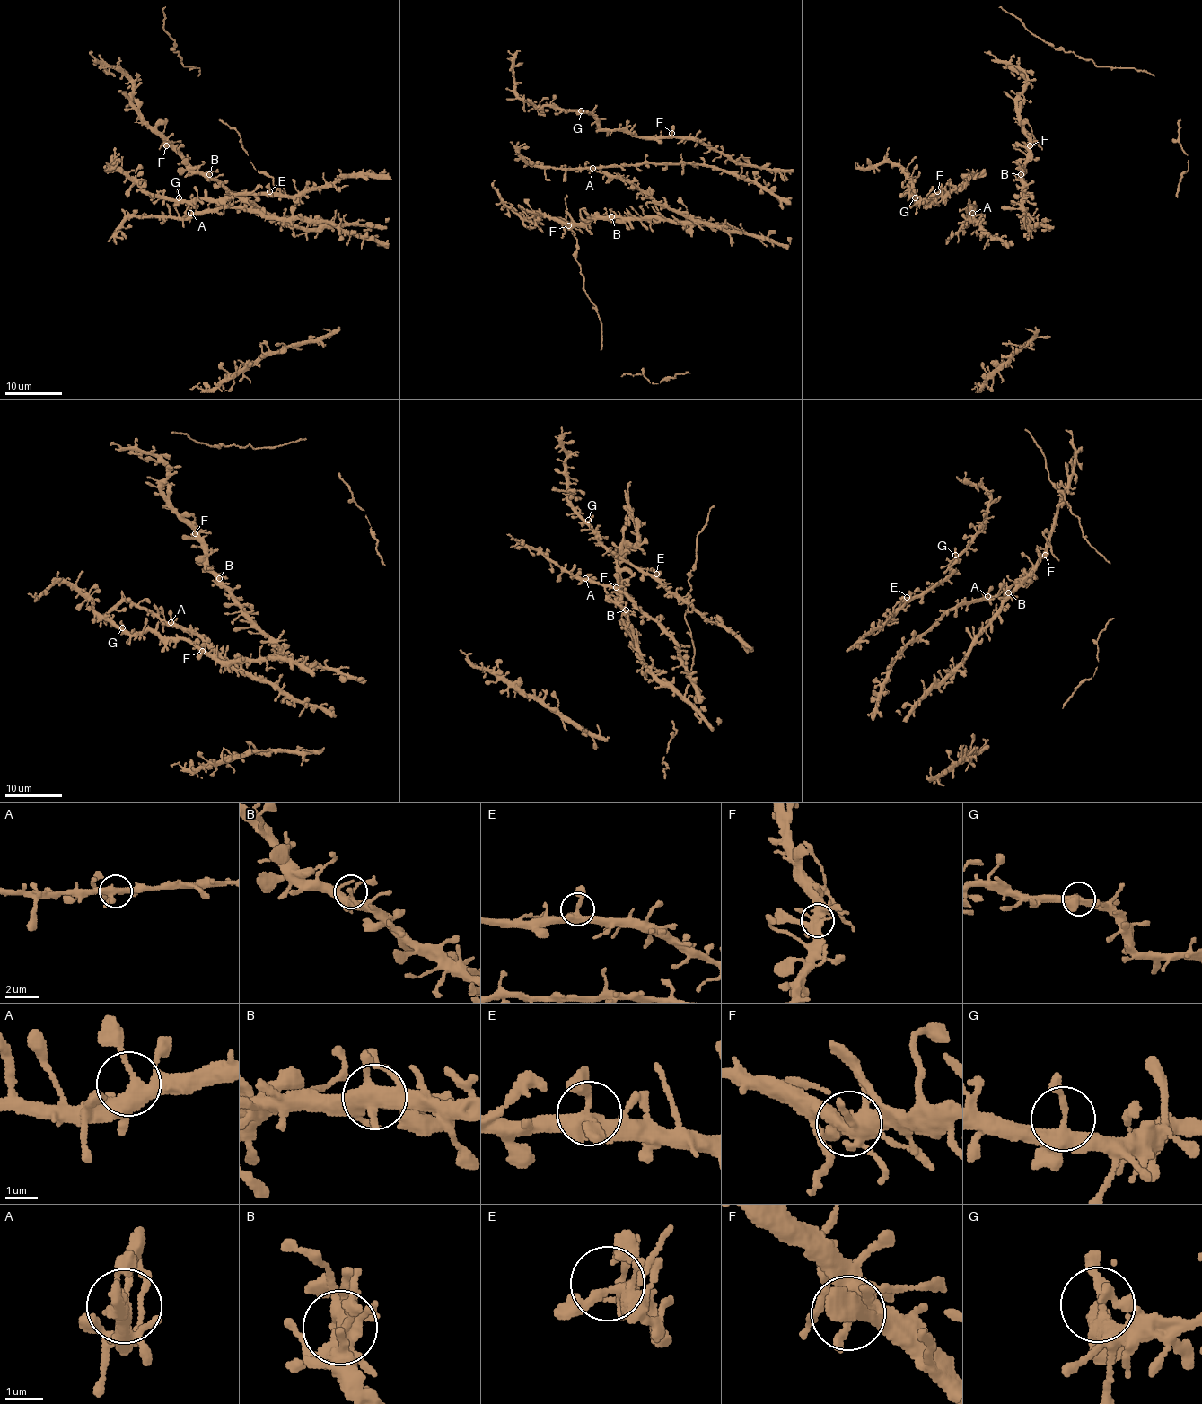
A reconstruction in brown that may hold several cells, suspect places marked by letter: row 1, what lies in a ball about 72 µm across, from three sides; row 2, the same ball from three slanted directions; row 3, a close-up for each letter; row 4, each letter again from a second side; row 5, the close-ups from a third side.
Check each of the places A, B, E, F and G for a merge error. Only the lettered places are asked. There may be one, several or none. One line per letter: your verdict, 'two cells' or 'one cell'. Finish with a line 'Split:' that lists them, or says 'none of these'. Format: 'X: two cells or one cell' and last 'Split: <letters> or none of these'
A: one cell
B: one cell
E: one cell
F: one cell
G: one cell
Split: none of these

